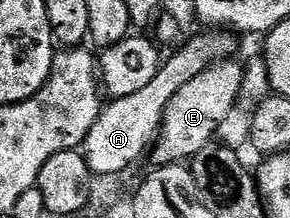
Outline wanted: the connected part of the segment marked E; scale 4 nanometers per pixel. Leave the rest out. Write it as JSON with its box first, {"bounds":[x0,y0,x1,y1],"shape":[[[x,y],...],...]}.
{"bounds":[151,60,244,166],"shape":[[[220,60],[195,74],[195,78],[191,78],[191,82],[183,86],[183,90],[173,95],[171,102],[165,107],[161,127],[151,148],[154,165],[164,166],[188,161],[196,152],[214,143],[219,124],[239,104],[244,72],[241,60]]]}

